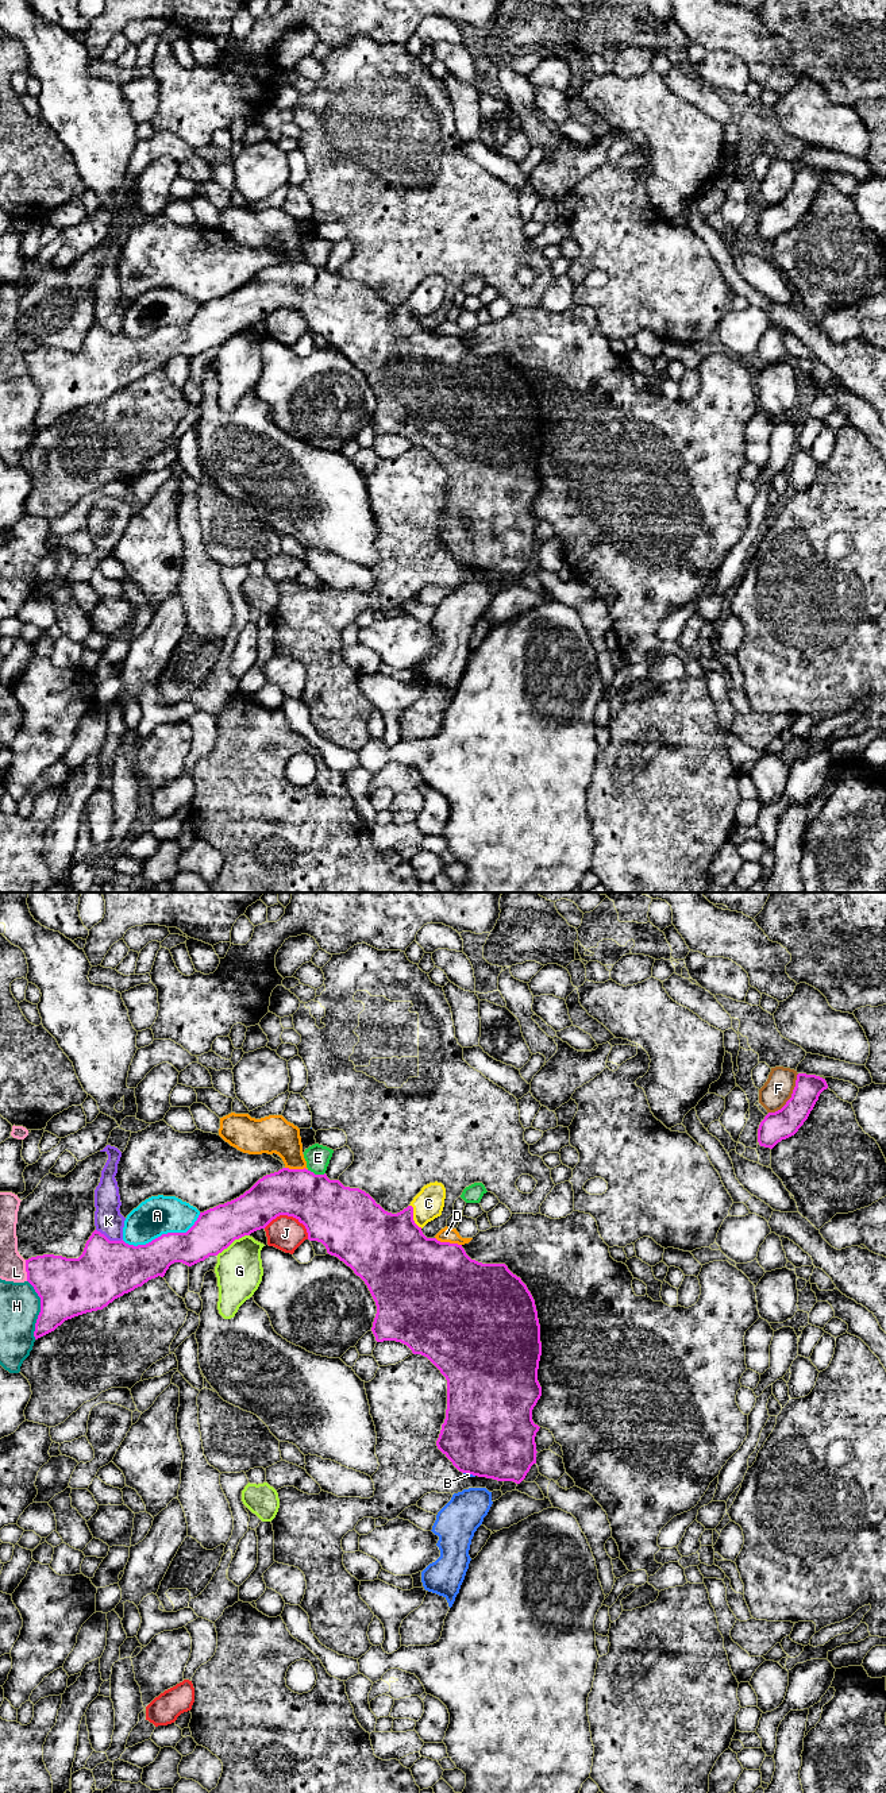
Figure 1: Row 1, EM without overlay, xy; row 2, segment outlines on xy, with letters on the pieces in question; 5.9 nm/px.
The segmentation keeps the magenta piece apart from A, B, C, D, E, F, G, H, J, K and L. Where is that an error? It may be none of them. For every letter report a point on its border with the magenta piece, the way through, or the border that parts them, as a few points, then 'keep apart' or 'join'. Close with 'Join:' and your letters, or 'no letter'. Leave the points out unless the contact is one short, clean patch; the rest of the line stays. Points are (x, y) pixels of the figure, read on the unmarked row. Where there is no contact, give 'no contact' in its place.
A: xy (162, 327) | keep apart
B: xy (469, 566) | keep apart
C: xy (412, 309) | across xy (389, 344), (412, 309), (428, 296) | join
D: xy (449, 335) | keep apart
E: xy (316, 268) | along xy (307, 262), (315, 266), (324, 266) | keep apart
F: xy (792, 189) | keep apart
G: xy (232, 334) | along xy (249, 327), (235, 331), (216, 347) | keep apart
H: xy (41, 403) | keep apart
J: xy (291, 308) | along xy (264, 320), (280, 308), (292, 308), (304, 319), (308, 331) | keep apart
K: xy (108, 332) | along xy (96, 322), (110, 332), (122, 332) | keep apart
L: xy (26, 363) | along xy (24, 353), (27, 373) | keep apart
Join: C

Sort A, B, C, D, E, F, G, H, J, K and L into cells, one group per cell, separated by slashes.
A / B / C / D / E / F / G / H / J / K / L

